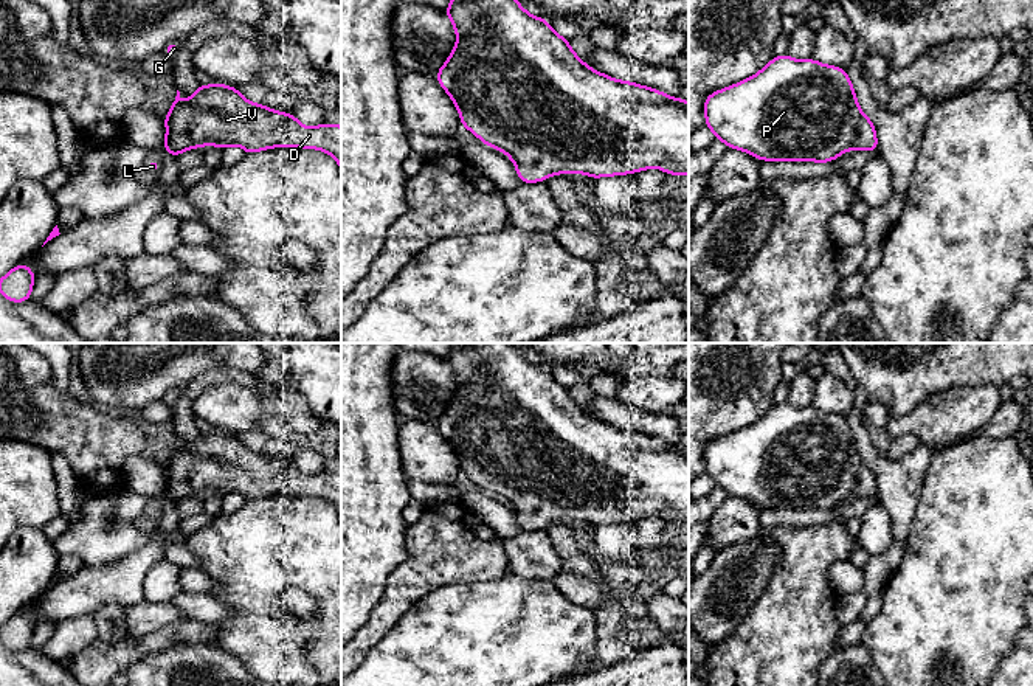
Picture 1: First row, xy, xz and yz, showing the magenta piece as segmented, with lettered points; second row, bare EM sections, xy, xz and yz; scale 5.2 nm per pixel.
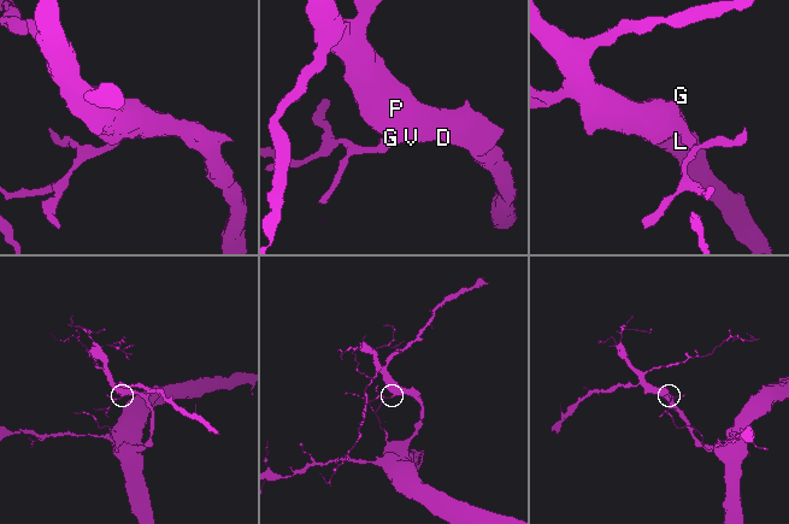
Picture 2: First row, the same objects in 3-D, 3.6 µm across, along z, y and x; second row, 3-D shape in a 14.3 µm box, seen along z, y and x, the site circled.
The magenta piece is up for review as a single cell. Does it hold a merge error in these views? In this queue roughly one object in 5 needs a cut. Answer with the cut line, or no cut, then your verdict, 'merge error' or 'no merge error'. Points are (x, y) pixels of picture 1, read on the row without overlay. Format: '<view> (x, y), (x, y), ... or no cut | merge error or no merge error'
no cut | no merge error

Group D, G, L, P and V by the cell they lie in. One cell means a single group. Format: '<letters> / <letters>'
D G L P V

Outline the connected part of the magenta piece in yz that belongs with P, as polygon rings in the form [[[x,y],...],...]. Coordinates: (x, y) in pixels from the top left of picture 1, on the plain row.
[[[772,405],[754,424],[710,441],[704,449],[704,464],[715,486],[758,508],[827,511],[850,497],[878,500],[875,473],[859,456],[847,419],[813,405]]]

